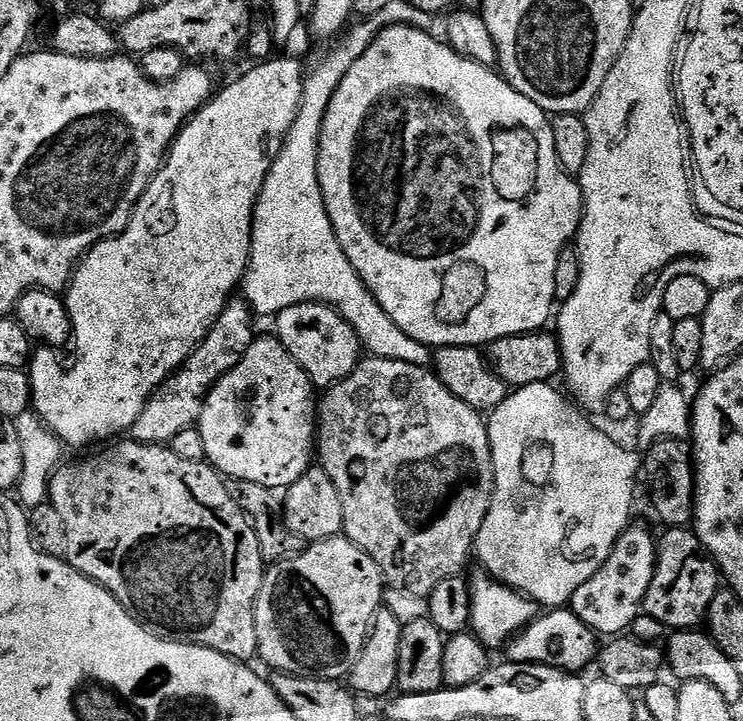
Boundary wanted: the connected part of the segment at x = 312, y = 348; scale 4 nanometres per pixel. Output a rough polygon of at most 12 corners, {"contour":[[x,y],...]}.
{"contour":[[327,304],[277,312],[274,335],[327,390],[362,359],[358,334]]}

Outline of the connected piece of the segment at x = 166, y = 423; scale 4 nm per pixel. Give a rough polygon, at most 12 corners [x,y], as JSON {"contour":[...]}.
{"contour":[[229,299],[203,350],[152,393],[131,439],[164,446],[193,427],[208,389],[254,339],[254,313]]}

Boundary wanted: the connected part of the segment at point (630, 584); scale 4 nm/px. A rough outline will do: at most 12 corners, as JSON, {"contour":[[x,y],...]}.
{"contour":[[633,523],[573,594],[571,611],[616,638],[641,615],[657,537]]}

